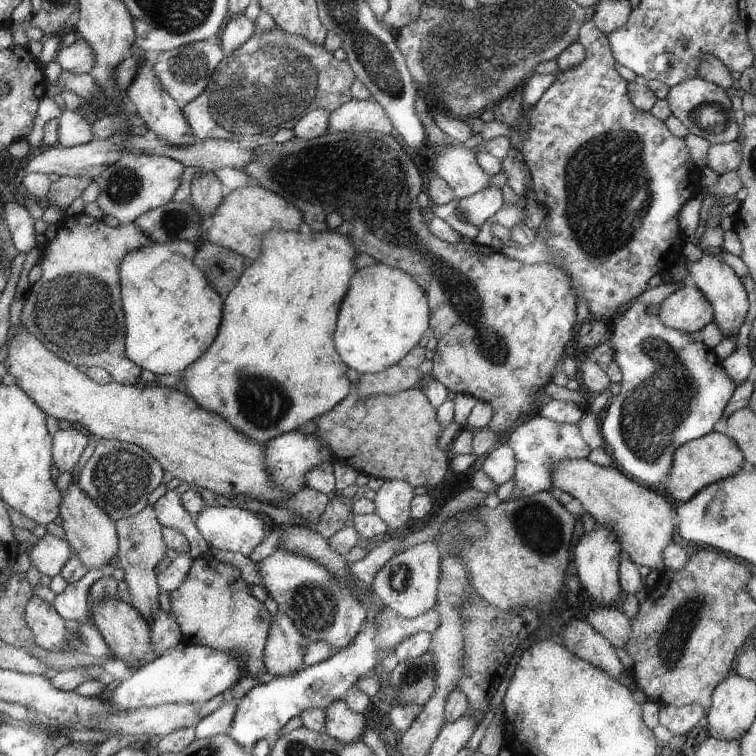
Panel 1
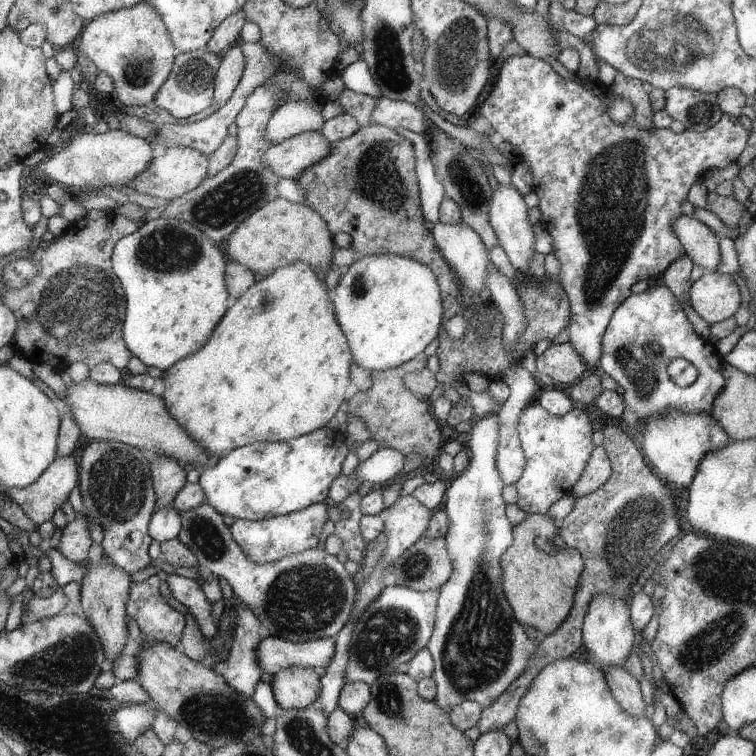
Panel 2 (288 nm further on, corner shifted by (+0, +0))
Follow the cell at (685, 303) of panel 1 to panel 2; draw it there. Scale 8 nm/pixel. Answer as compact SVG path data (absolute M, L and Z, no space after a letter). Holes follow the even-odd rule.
M705 272L693 282L689 302L691 308L711 326L737 314L741 308L741 294L731 274Z

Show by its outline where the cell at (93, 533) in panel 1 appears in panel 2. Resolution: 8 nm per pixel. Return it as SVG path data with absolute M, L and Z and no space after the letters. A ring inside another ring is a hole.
M101 558L101 562L89 562L85 560L83 566L87 566L87 574L81 580L81 596L79 596L79 606L83 612L83 618L93 626L101 640L101 648L105 650L105 660L111 666L121 658L123 648L127 646L127 600L129 600L129 590L131 590L131 576L125 570L119 570L117 566L109 564L107 560Z

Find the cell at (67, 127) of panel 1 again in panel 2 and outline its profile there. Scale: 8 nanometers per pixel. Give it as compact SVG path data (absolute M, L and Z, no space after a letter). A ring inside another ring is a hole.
M79 128L73 130L71 140L53 156L47 156L43 162L41 172L53 180L53 184L63 184L63 186L73 186L73 188L91 188L91 190L101 190L103 186L111 188L121 188L127 186L151 166L151 148L149 142L143 138L137 138L133 134L127 134L123 130L109 128L103 134L93 134L93 132L81 132Z

